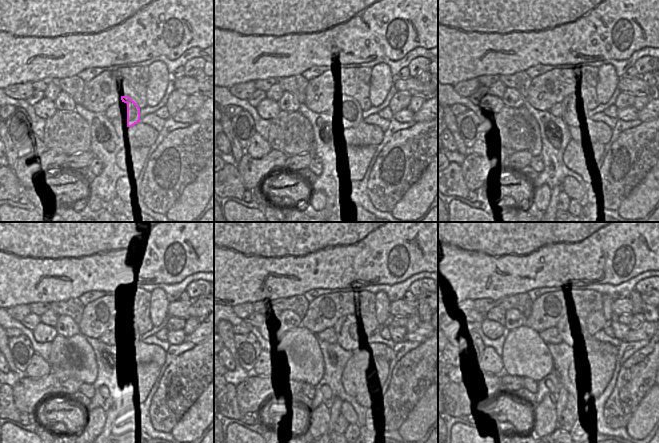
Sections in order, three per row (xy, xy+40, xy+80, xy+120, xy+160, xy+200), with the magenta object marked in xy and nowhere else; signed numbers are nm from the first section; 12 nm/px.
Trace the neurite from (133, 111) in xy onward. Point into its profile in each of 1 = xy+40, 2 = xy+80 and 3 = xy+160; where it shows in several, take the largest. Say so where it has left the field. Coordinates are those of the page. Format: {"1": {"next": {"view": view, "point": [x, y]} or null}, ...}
{"1": {"next": {"view": "xy+40", "point": [351, 112]}}, "2": {"next": {"view": "xy+80", "point": [569, 102]}}, "3": {"next": {"view": "xy+160", "point": [346, 335]}}}

